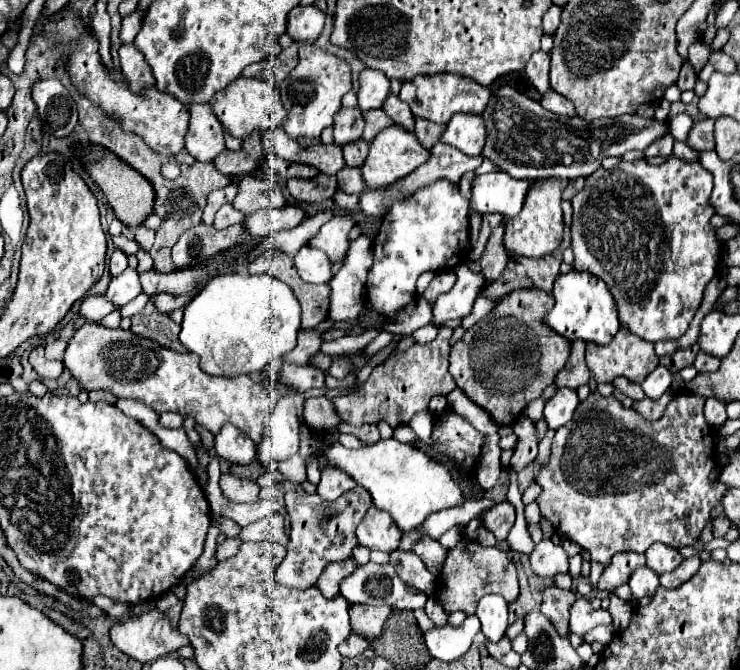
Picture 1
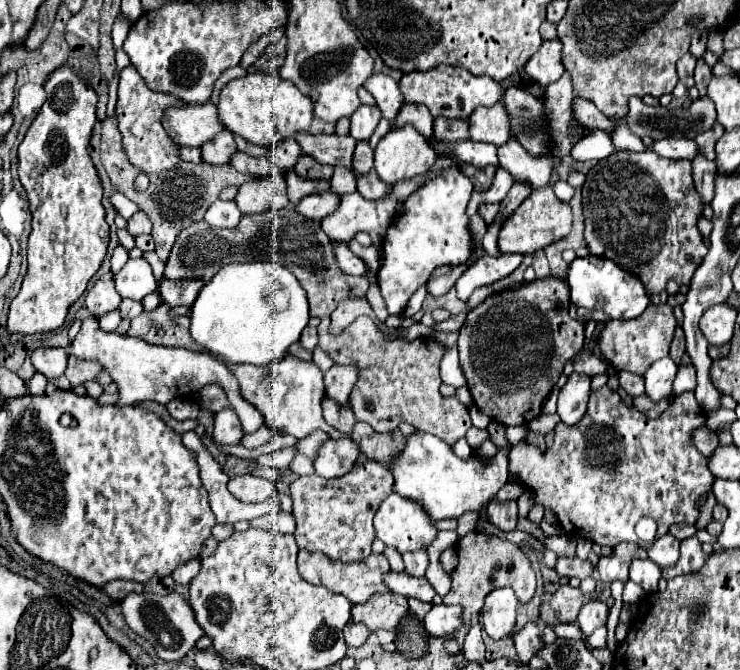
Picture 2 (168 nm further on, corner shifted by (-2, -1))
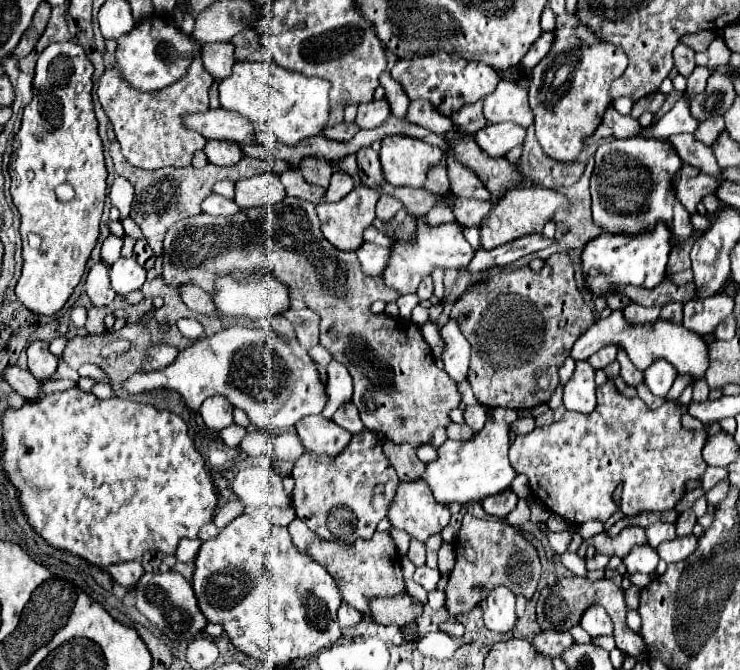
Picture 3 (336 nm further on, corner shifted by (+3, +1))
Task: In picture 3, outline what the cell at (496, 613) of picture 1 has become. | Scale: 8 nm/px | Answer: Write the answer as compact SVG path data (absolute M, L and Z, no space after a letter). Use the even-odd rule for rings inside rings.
M505 587L493 589L483 601L483 619L485 619L485 627L495 633L511 631L517 621L515 595Z

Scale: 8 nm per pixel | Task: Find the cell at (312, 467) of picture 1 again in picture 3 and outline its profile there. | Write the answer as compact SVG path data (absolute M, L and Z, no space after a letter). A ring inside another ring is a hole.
M331 361L327 365L327 407L323 409L321 415L325 419L331 419L331 415L345 403L351 401L353 385L351 385L351 375L345 365Z

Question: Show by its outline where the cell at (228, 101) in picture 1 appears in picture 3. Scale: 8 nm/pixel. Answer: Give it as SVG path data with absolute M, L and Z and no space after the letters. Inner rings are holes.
M243 61L233 67L233 73L219 83L219 103L227 111L235 111L253 123L257 133L275 133L275 137L285 145L295 145L307 137L319 135L329 117L329 81L319 77L303 77L301 73L287 71L277 63Z

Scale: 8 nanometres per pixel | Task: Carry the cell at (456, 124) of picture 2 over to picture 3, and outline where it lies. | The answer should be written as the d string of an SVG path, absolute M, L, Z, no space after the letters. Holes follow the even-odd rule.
M477 101L473 105L465 105L465 109L459 109L457 113L451 115L453 125L457 125L457 129L461 129L465 135L473 135L477 133L477 129L483 129L487 123L483 119L483 101Z

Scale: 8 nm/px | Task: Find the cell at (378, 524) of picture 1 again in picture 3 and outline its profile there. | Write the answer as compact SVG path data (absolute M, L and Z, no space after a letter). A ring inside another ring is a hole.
M413 481L399 483L387 519L391 527L407 531L413 539L425 543L427 537L439 533L449 523L451 513L447 505L435 501L423 481Z

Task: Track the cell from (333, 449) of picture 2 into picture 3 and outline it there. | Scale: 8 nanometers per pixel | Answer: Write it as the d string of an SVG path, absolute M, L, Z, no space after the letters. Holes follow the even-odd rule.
M313 415L309 417L309 421L299 421L295 429L305 451L317 453L317 455L335 457L351 441L349 431L337 427L333 421L323 419L321 415Z

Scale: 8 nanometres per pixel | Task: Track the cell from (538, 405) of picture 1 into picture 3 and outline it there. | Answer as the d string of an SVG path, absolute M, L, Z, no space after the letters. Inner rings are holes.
M613 311L607 319L599 319L597 323L593 323L585 331L585 335L581 335L579 341L575 341L569 355L575 361L583 361L593 353L597 353L597 349L601 349L603 345L611 345L611 343L621 345L627 351L633 365L637 365L637 369L641 371L645 371L655 359L667 359L677 369L677 375L689 375L693 381L705 379L709 359L707 359L707 345L703 337L699 337L697 333L691 333L683 325L675 325L663 319L657 319L655 323L649 323L649 325L629 325L623 319L621 311Z

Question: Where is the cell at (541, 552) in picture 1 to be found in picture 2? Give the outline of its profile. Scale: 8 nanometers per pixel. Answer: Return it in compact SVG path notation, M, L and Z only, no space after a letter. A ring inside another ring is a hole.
M560 557L558 565L556 565L556 571L562 575L562 577L578 577L578 579L586 579L590 577L596 569L594 565L590 563L590 559L568 559L568 557Z

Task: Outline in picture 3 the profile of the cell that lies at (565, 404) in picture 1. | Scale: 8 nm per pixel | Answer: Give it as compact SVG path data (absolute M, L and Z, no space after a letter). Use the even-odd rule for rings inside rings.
M577 361L575 373L563 391L563 405L567 411L583 415L595 409L595 369L587 361Z

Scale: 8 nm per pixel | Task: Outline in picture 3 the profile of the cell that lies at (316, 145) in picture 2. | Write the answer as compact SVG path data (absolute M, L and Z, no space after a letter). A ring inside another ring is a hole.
M339 123L339 125L335 125L335 127L325 127L325 129L323 129L323 137L329 139L329 141L349 141L357 131L359 131L359 129L357 129L355 123L351 123L351 125Z

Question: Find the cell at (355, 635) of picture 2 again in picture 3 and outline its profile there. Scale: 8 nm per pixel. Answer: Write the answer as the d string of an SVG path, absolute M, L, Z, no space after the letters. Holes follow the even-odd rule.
M341 603L341 607L339 607L339 625L341 625L341 627L353 627L353 625L357 625L361 619L363 619L363 617L361 617L361 613L357 613L357 609L353 609L353 607L347 605L347 603Z

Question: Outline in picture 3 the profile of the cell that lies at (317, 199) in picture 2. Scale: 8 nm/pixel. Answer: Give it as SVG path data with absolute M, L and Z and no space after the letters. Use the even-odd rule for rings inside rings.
M335 171L333 177L331 177L331 185L329 185L329 189L325 191L323 201L325 201L325 203L341 201L341 199L353 189L353 185L355 185L355 181L353 181L349 175L345 175L345 173L341 173L341 171Z

